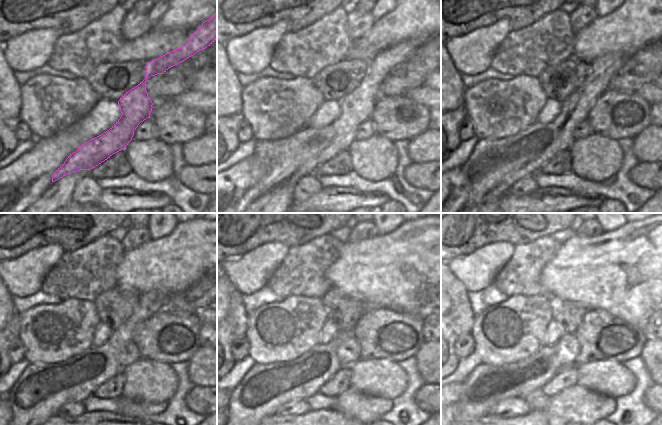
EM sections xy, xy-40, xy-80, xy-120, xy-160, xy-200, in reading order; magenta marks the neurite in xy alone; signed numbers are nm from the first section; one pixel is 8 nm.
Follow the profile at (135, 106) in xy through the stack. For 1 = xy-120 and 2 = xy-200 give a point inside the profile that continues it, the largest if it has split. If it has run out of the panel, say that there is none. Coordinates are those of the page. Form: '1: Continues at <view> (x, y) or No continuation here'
1: Continues at xy-120 (40, 391)
2: Continues at xy-200 (486, 386).

